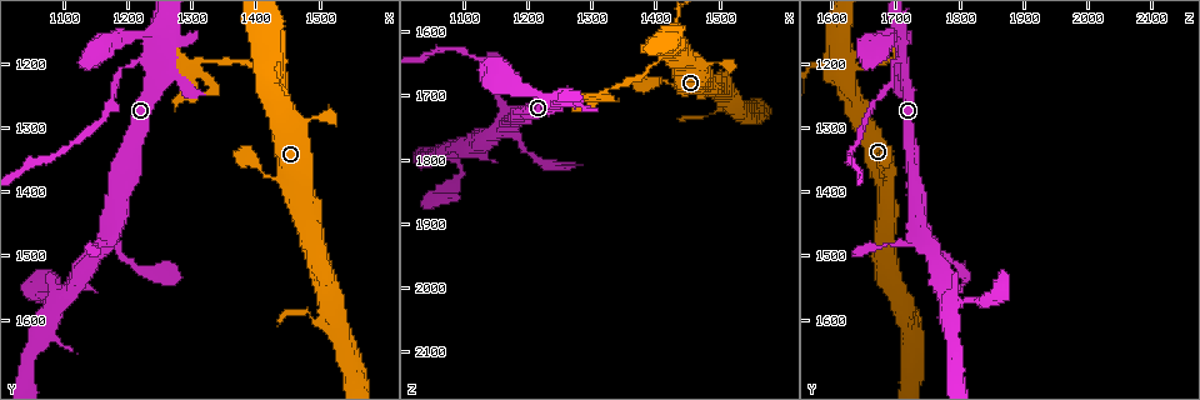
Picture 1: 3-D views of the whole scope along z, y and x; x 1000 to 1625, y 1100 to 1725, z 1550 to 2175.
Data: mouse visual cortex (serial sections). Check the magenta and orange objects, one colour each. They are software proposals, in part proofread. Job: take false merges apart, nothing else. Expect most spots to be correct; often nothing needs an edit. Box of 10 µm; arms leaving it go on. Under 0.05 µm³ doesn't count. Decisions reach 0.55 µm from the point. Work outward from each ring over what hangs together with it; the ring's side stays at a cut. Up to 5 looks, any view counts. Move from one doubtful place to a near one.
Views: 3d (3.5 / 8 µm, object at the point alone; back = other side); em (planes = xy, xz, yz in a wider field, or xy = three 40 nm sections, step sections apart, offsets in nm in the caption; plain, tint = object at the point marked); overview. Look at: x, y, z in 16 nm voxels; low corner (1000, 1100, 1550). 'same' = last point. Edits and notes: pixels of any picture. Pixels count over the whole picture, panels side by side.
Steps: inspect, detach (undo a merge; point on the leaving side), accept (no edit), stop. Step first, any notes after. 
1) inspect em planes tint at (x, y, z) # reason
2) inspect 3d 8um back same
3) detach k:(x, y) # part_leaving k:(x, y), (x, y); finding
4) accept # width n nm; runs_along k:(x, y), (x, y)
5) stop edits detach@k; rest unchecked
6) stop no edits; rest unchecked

inspect 3d 3.5um at (1405, 1210, 1635) # abrupt turn

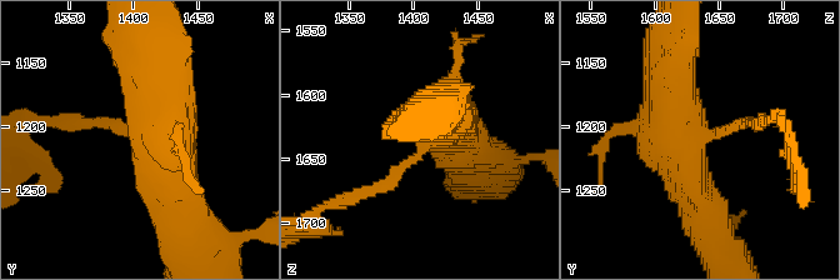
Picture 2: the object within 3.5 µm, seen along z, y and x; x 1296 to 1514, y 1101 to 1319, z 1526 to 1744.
inspect em xy step 5 tint at (1408, 1204, 1636) # shape alone is not enough

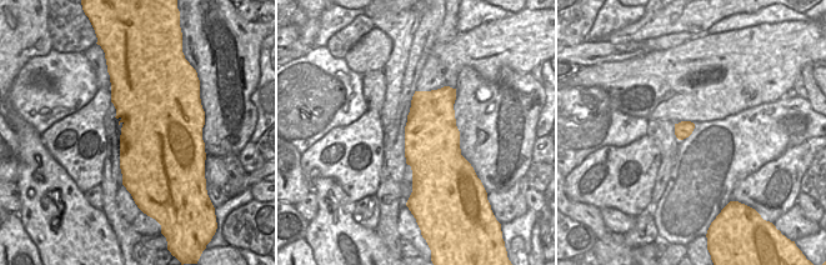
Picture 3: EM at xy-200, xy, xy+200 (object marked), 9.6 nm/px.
accept # runs_along 2:(704, 215), (681, 165), (669, 58); all the same cell

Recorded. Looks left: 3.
inspect 3d 3.5um at (1315, 1195, 1700) # sharp bend

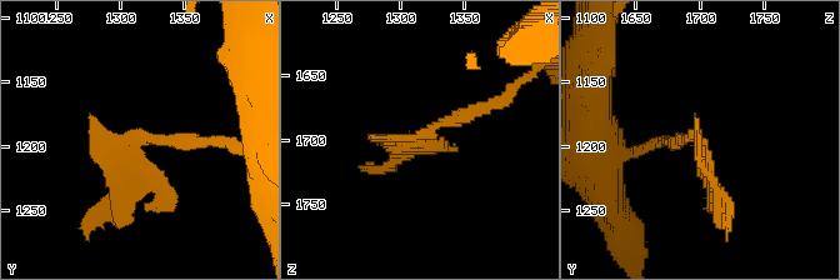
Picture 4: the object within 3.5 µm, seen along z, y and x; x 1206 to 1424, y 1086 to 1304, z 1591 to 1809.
inspect em planes tint at (1310, 1198, 1702)

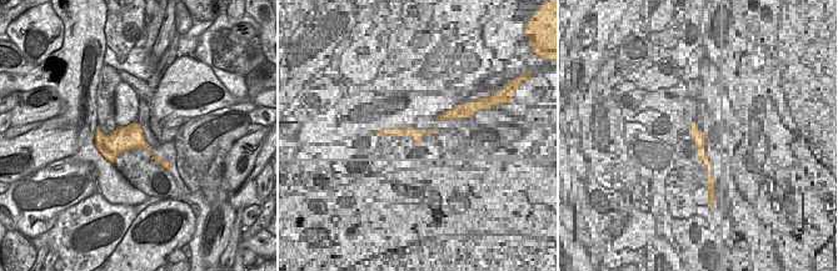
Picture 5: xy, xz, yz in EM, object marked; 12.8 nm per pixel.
inspect em xy step 2 tint same

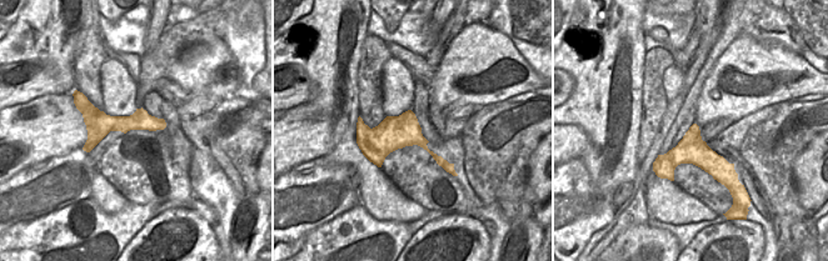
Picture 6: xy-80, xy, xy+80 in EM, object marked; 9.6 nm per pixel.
accept # runs_along 6:(359, 137), (415, 137), (450, 167); continuous, no second cell

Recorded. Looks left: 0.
stop no edits; rest unchecked

